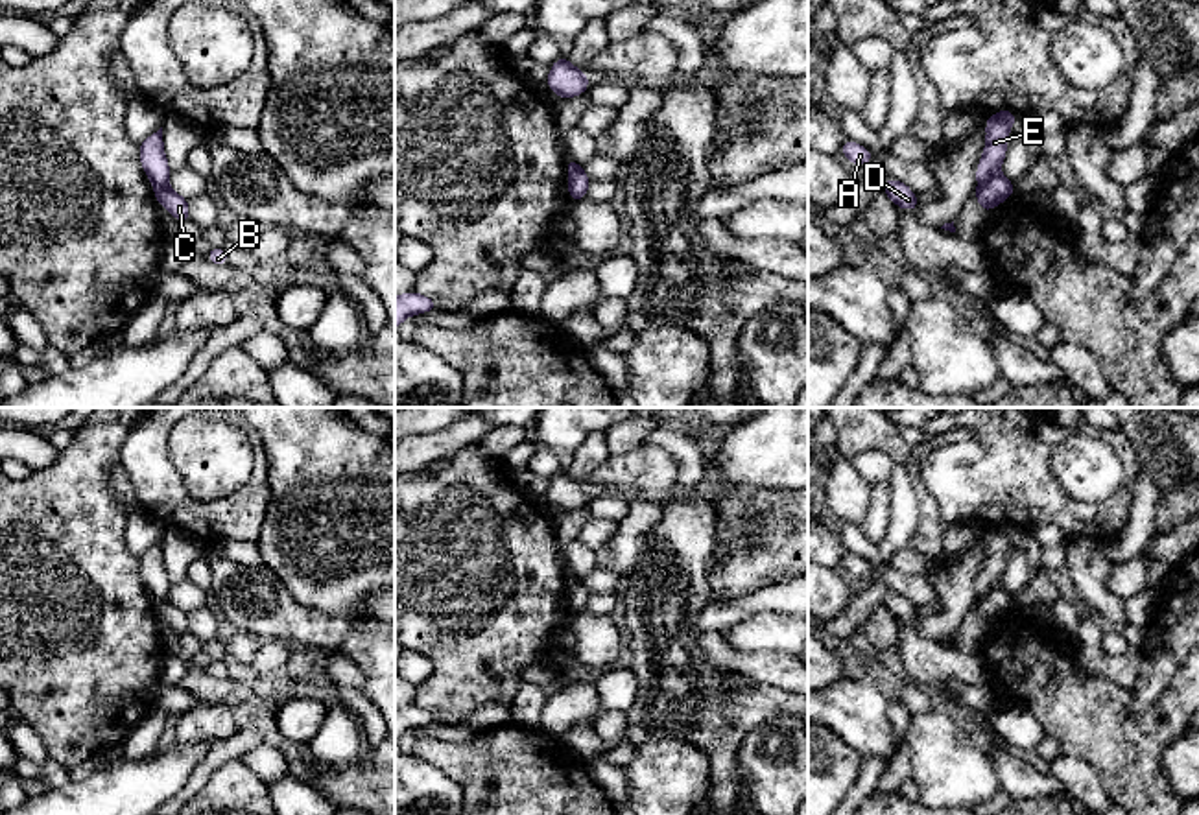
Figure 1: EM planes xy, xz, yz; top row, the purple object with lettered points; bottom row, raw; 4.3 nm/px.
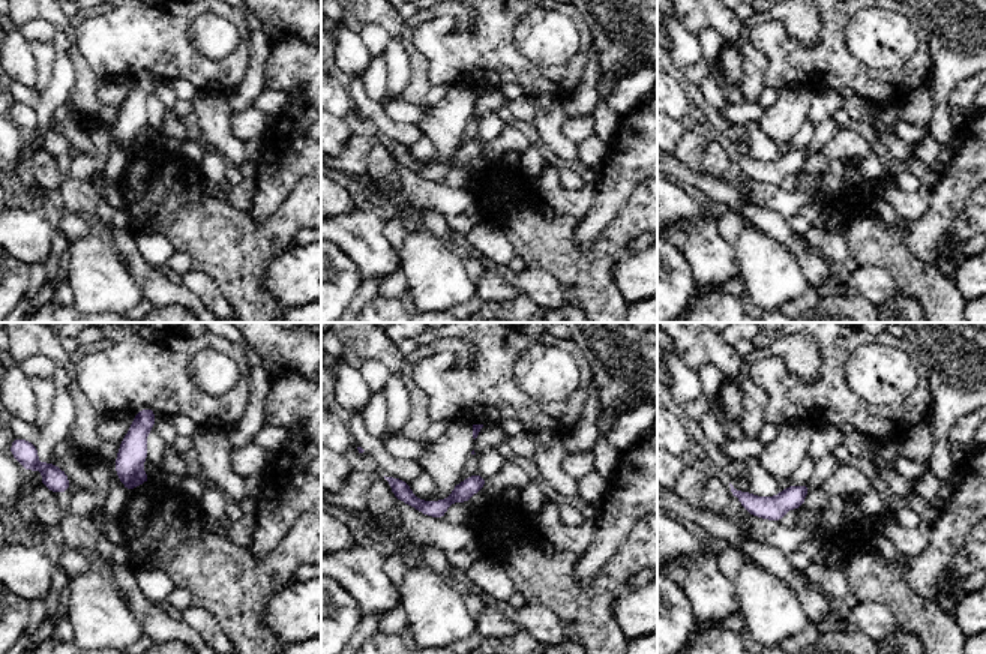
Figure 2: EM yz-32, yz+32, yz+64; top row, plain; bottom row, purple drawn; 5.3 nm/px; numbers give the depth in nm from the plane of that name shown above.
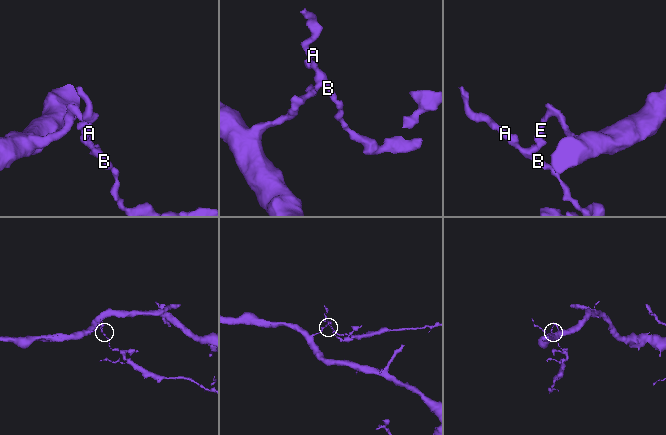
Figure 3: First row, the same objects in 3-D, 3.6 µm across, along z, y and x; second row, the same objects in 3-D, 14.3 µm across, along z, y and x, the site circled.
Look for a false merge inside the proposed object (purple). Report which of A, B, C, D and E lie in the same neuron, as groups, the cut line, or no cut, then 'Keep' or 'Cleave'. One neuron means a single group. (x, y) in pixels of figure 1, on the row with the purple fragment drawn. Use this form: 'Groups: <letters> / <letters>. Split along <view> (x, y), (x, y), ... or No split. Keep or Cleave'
Groups: A B C D / E. Split along yz (995, 176), (978, 188). Cleave

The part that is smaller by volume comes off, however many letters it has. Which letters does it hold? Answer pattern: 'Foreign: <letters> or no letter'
Foreign: A, B, C, D

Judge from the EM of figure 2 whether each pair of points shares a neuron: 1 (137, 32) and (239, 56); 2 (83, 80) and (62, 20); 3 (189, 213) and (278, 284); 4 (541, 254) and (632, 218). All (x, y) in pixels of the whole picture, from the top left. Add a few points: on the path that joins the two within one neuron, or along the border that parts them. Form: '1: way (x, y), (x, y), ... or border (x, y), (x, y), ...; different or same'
1: way (162, 47), (170, 54), (195, 68), (213, 68); same
2: border (69, 18), (63, 30); different
3: border (288, 246), (266, 279), (282, 306); different
4: way (563, 255), (596, 255), (611, 240); same

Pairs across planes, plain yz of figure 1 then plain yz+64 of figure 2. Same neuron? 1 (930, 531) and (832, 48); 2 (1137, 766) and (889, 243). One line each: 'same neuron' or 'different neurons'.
1: different neurons
2: same neuron

